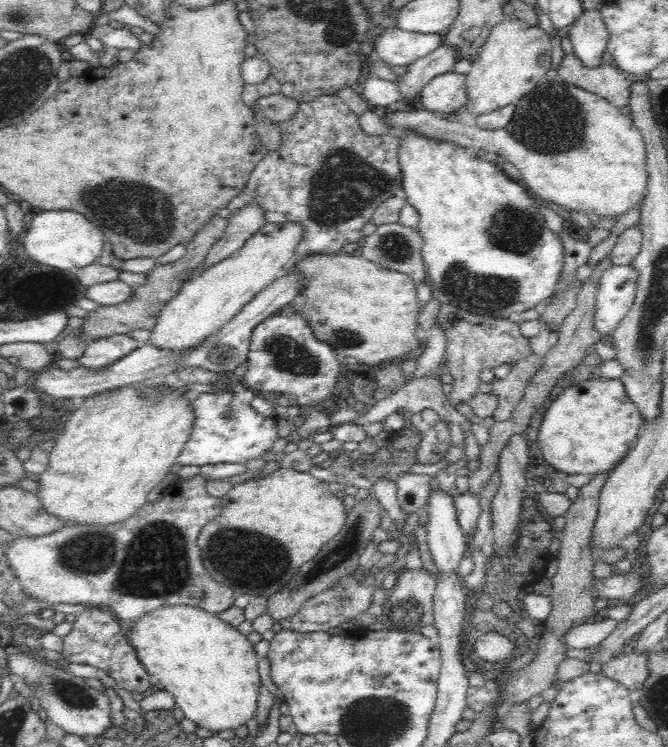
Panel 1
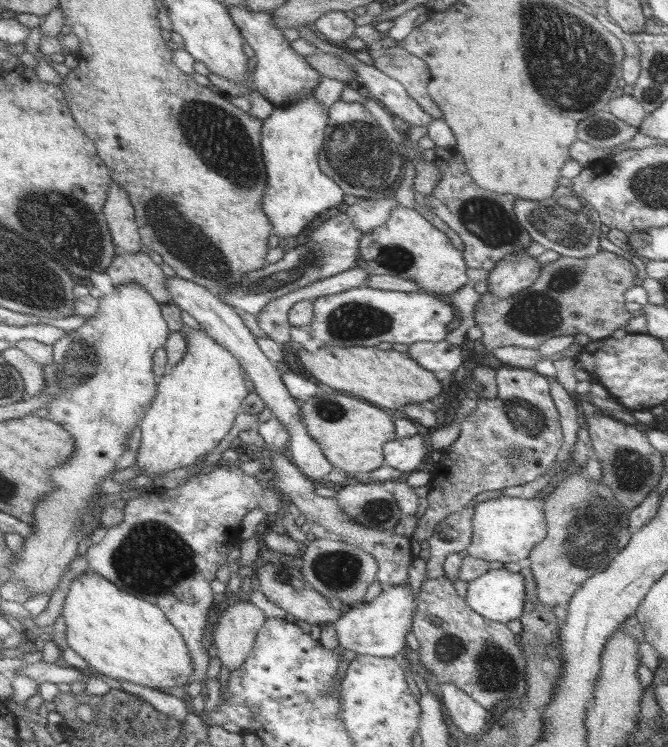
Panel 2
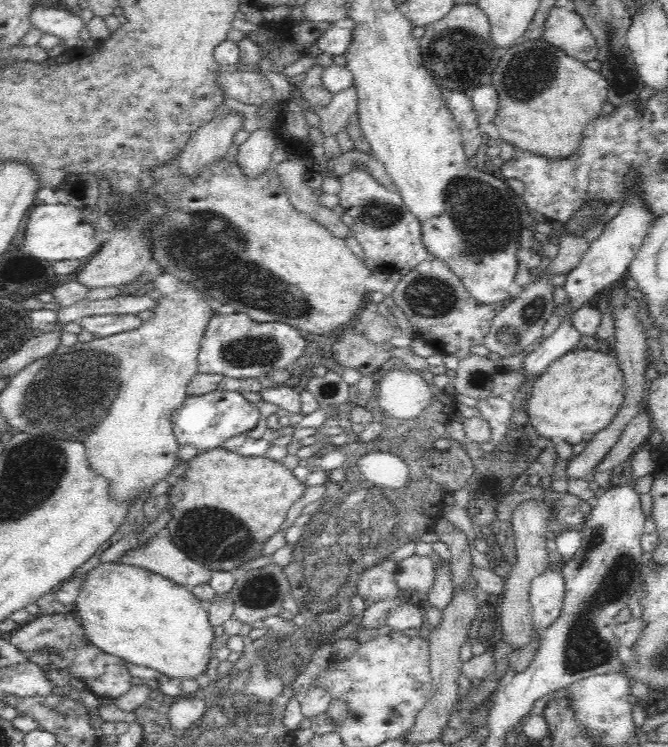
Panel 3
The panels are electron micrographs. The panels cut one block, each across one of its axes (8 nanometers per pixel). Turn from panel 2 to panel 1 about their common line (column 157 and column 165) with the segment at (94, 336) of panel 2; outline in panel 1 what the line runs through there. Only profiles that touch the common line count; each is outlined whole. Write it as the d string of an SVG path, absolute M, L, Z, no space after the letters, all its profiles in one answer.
M282 222L264 224L232 256L208 268L200 278L179 286L180 292L162 306L156 328L149 335L150 344L169 350L186 350L200 344L207 336L222 328L261 290L268 288L295 260L300 242L306 236L304 224Z

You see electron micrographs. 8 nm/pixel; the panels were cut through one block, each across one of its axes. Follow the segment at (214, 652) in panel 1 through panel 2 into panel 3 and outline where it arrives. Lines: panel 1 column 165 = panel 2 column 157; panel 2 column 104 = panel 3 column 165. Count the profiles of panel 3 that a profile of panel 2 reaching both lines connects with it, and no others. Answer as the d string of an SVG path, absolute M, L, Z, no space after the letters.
M118 562L105 566L100 564L89 573L84 589L76 600L74 614L90 643L126 663L156 670L180 682L196 680L200 675L206 674L210 659L215 657L212 644L216 636L214 627L210 625L207 606L196 599L194 594L154 572L123 566Z

